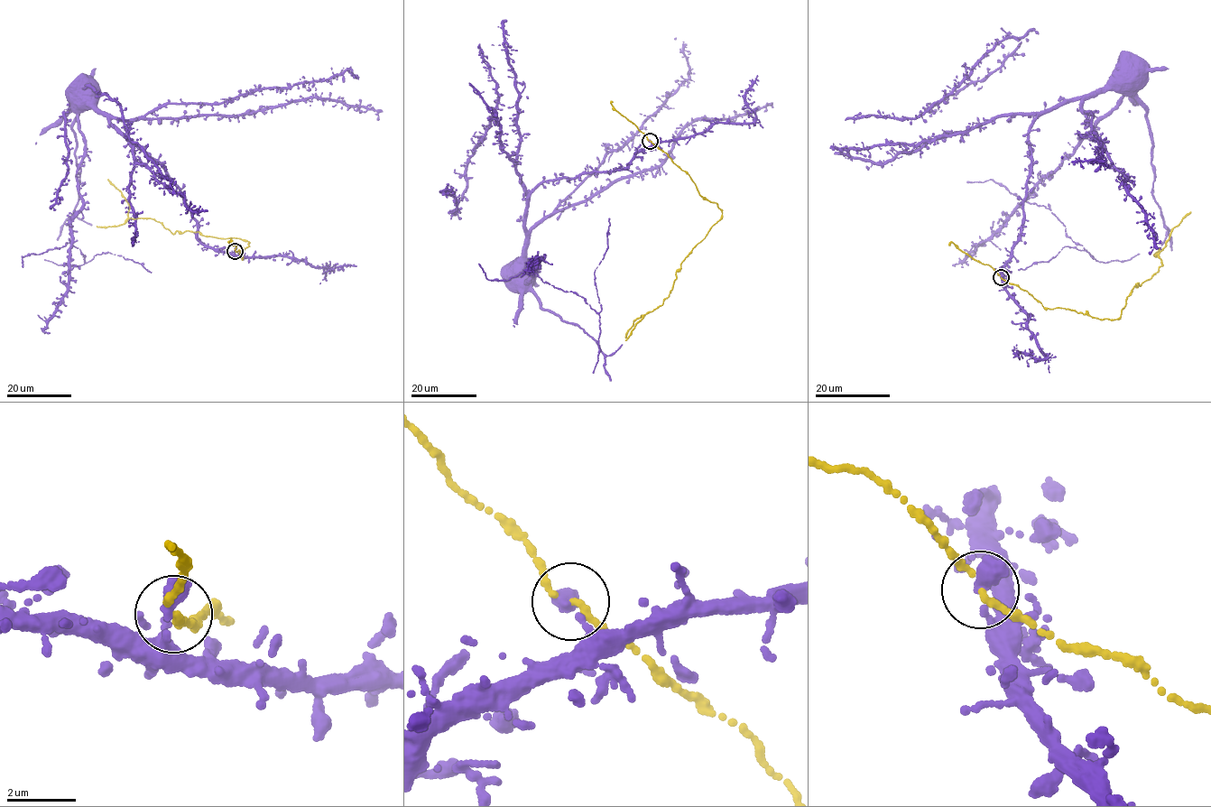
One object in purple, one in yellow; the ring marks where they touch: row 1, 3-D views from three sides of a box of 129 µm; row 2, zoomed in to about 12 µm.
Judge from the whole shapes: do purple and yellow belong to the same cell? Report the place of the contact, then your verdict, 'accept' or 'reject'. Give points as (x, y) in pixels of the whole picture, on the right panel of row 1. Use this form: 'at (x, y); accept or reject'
at (1001, 277); accept

